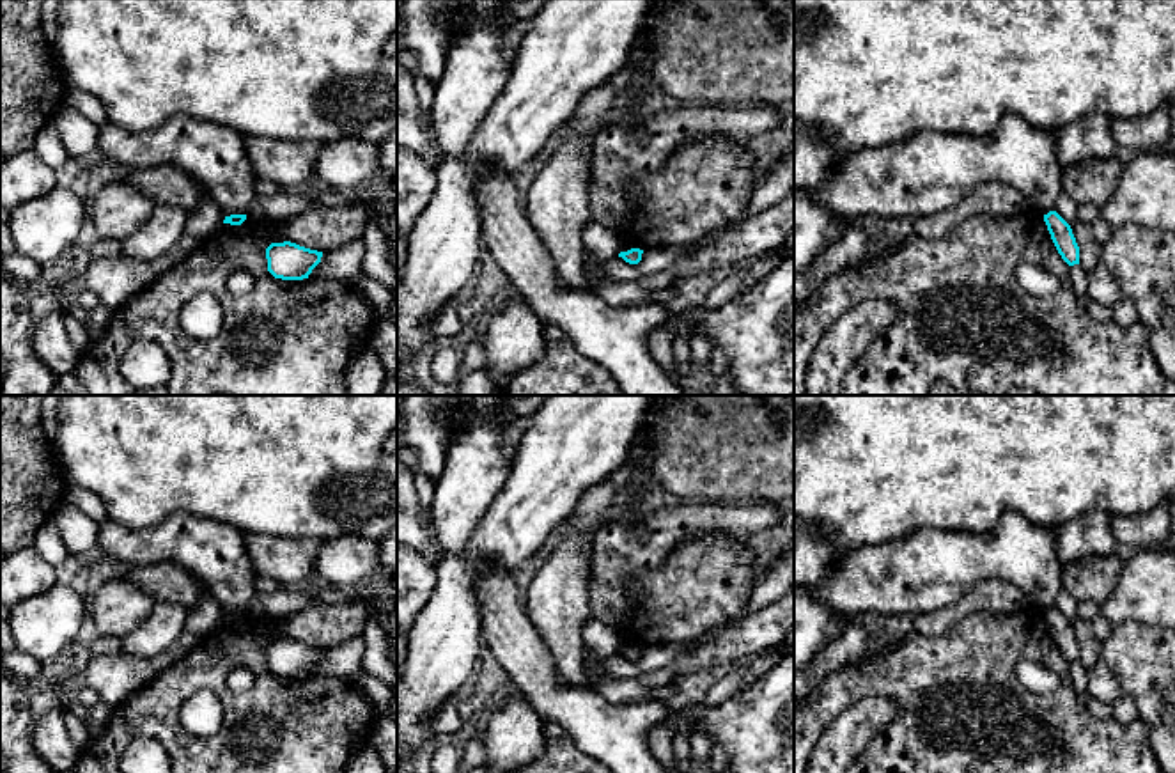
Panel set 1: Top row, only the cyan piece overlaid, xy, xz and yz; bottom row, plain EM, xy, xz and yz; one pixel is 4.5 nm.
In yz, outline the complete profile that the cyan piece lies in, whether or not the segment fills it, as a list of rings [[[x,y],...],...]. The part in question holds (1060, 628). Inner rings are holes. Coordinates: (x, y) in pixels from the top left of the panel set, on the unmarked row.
[[[1056,608],[1044,612],[1044,619],[1062,656],[1069,663],[1079,661],[1079,644],[1070,622]]]

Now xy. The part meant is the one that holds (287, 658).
[[[291,638],[271,640],[266,645],[268,668],[282,677],[308,675],[312,667],[321,660],[323,649],[300,644]]]

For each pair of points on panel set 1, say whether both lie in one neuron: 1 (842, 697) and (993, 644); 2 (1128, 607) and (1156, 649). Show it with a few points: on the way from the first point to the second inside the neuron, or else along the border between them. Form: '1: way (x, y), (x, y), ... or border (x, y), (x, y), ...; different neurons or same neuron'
1: way (879, 678), (956, 676); same neuron
2: border (1156, 624), (1122, 621), (1115, 626); different neurons

